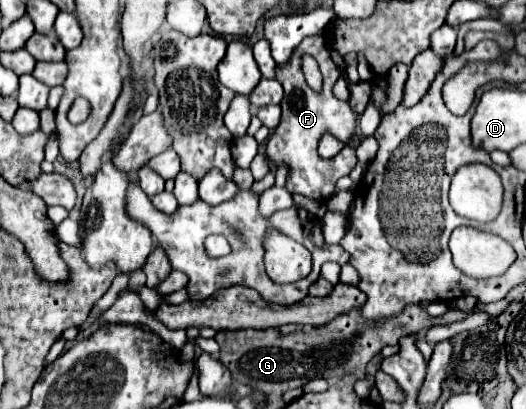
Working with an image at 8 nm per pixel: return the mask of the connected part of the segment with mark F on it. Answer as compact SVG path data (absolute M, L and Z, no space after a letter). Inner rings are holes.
M319 34L305 38L293 50L289 62L285 66L277 66L277 80L285 88L285 98L281 102L283 116L281 116L281 124L271 134L269 144L267 144L269 150L265 150L265 152L267 152L269 160L275 166L285 164L289 168L289 176L287 176L287 184L285 184L285 188L289 192L297 192L297 194L309 196L309 198L313 198L317 202L329 200L335 182L341 176L347 176L357 164L355 150L347 148L347 146L343 146L329 160L321 158L319 152L317 152L317 146L319 146L319 140L321 140L323 134L331 134L339 142L345 144L351 138L351 134L355 132L355 128L357 128L357 120L359 118L353 112L353 108L349 106L349 102L341 102L341 100L337 100L333 96L331 88L333 88L333 84L337 82L339 76L341 76L341 72L339 72L337 64L329 56L329 50L325 46L325 38L319 36ZM303 50L315 50L315 60L319 62L319 68L321 68L321 74L323 74L323 90L321 90L321 94L315 94L307 86L307 82L303 78L303 72L301 72L301 54L303 54Z

